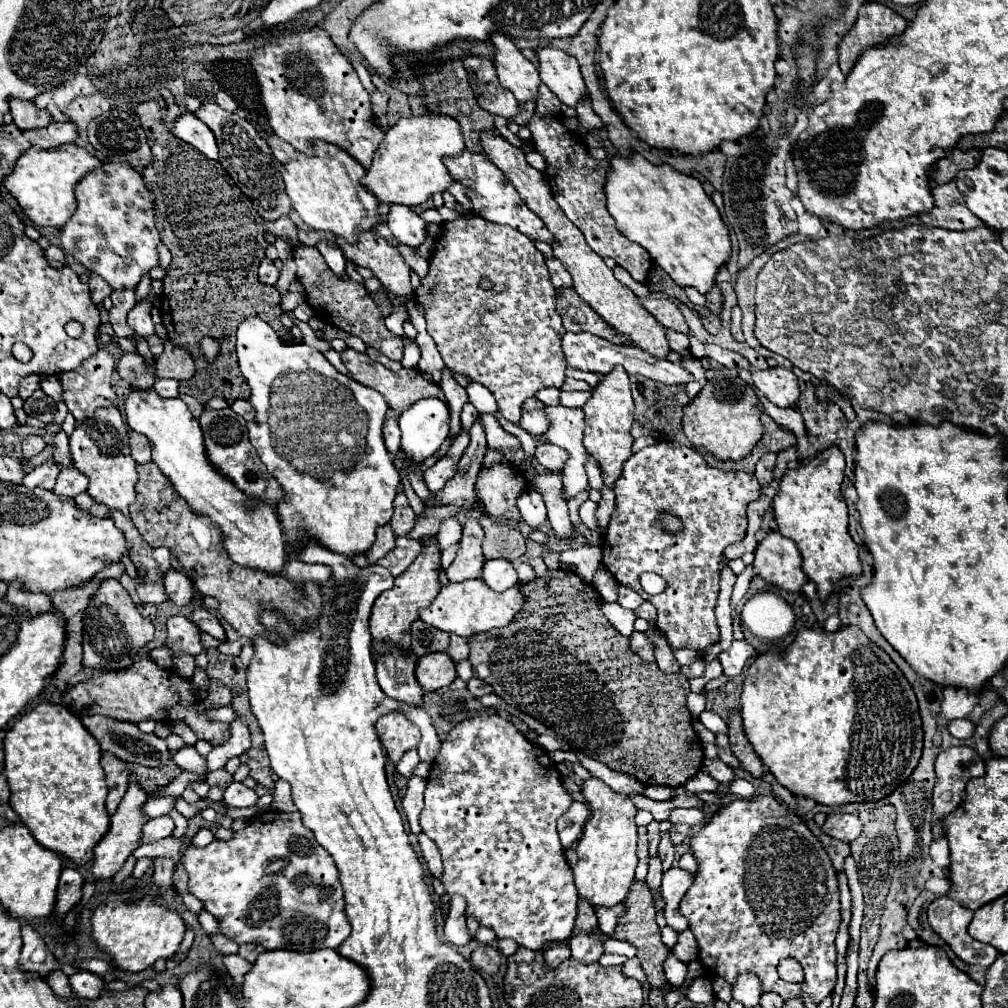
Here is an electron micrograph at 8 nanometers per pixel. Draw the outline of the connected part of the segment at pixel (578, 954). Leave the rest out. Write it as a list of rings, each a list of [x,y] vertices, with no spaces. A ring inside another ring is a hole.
[[[600,931],[594,933],[576,933],[570,937],[570,949],[572,949],[572,959],[584,961],[584,963],[594,963],[600,959],[604,953],[604,937]]]

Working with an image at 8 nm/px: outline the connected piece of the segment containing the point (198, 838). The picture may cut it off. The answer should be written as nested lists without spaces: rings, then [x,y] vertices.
[[[202,827],[196,835],[194,835],[194,839],[192,839],[192,845],[194,847],[206,847],[206,845],[210,845],[214,841],[214,835],[212,835],[212,831],[210,829],[206,829],[206,827]]]

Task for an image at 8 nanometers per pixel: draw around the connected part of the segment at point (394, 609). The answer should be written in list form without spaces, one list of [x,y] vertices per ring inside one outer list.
[[[436,535],[422,537],[422,553],[414,559],[414,563],[402,575],[396,577],[394,587],[390,591],[384,591],[372,607],[370,629],[372,629],[372,637],[374,637],[374,645],[372,645],[374,657],[376,657],[376,643],[378,641],[390,641],[394,645],[400,645],[402,649],[410,649],[410,625],[412,625],[412,621],[418,619],[420,609],[428,607],[430,601],[440,591],[438,569],[440,569],[440,549],[438,549]]]

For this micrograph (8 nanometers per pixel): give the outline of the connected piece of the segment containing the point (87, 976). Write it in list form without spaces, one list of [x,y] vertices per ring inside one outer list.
[[[78,971],[70,977],[70,987],[80,999],[96,999],[102,993],[102,979],[90,971]]]

